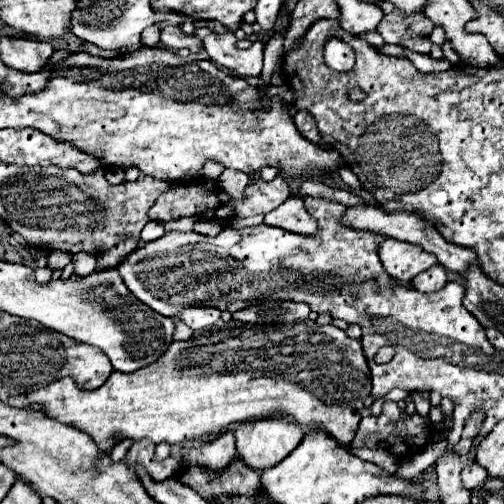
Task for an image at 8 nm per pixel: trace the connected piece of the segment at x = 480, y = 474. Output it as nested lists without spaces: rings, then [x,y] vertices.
[[[472,463],[472,465],[464,467],[464,471],[462,471],[462,485],[468,491],[472,491],[476,487],[482,487],[484,481],[486,481],[486,477],[488,477],[488,473],[484,471],[484,467],[480,467],[478,463]]]

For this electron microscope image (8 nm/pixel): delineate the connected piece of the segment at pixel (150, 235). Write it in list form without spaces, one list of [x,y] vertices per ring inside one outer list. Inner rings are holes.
[[[150,221],[150,223],[142,229],[140,239],[142,239],[144,243],[150,243],[150,241],[154,241],[154,239],[160,239],[164,233],[166,233],[166,231],[164,231],[164,225],[162,225],[160,221]]]

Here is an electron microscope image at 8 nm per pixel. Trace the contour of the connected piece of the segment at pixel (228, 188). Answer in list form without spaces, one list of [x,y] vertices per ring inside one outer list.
[[[224,169],[218,179],[218,185],[226,195],[232,195],[234,199],[242,199],[242,193],[244,193],[248,181],[250,181],[250,177],[246,173],[234,171],[234,169]]]

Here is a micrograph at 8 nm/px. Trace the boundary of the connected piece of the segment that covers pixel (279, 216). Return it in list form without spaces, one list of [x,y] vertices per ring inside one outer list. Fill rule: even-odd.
[[[294,195],[288,197],[286,203],[276,207],[274,211],[266,213],[264,223],[272,225],[272,227],[282,227],[286,231],[300,233],[300,235],[314,235],[318,229],[316,221],[306,213],[304,201]]]

